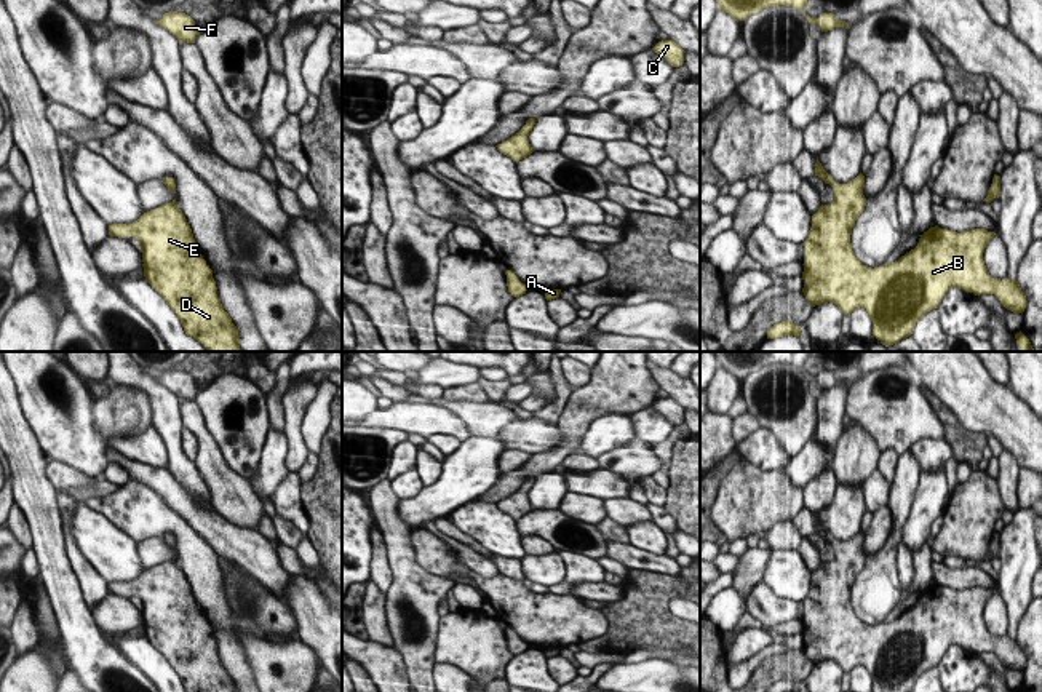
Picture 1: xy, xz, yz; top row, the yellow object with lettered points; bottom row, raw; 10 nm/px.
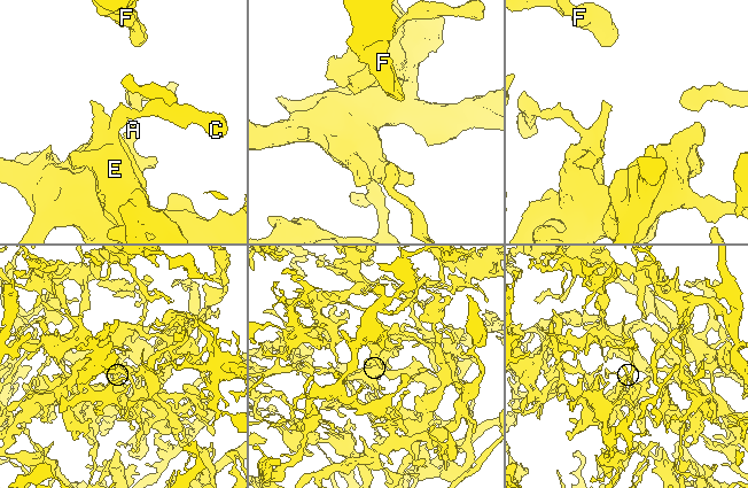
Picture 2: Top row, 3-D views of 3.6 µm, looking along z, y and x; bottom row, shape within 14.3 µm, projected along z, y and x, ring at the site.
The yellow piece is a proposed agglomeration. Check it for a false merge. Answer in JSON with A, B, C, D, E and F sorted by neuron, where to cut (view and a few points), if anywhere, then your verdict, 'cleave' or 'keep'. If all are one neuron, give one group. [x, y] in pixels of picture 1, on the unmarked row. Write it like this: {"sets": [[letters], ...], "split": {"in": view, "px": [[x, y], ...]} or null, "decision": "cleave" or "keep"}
{"sets": [["A", "B", "C", "D", "E", "F"]], "split": null, "decision": "keep"}

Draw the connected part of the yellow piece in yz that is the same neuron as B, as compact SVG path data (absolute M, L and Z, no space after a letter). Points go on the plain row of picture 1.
M818 516L815 534L833 545L834 559L821 563L812 574L809 596L802 601L802 650L812 665L831 660L841 666L842 673L849 674L855 666L863 666L873 679L873 692L913 692L916 681L927 670L938 666L951 646L975 654L994 652L1007 668L1013 671L1024 670L1028 658L1018 639L1010 636L999 639L989 633L984 623L983 610L994 596L994 590L972 587L957 591L935 583L919 593L917 604L898 618L871 626L855 615L850 601L855 579L866 564L863 553L865 534L860 531L853 539L837 542L823 527Z

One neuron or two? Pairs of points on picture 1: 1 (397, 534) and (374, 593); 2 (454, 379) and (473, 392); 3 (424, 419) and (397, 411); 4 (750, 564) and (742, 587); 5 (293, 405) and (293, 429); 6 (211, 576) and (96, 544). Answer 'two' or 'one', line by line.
1: two
2: two
3: one
4: one
5: one
6: two

